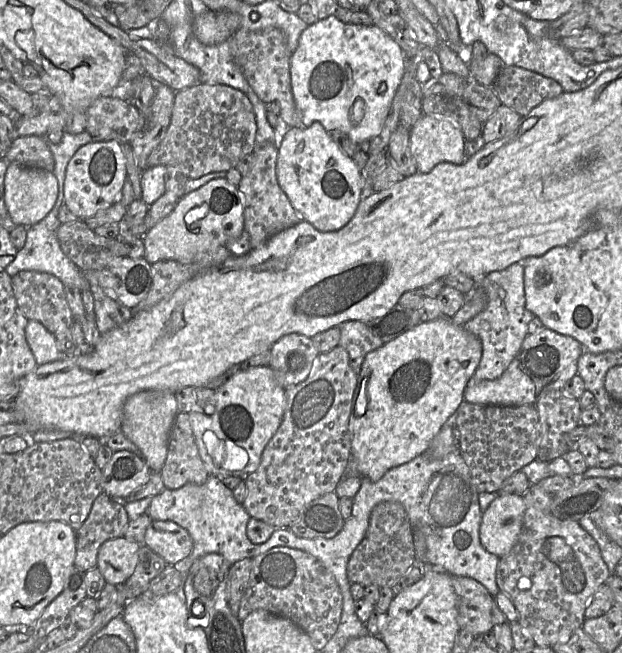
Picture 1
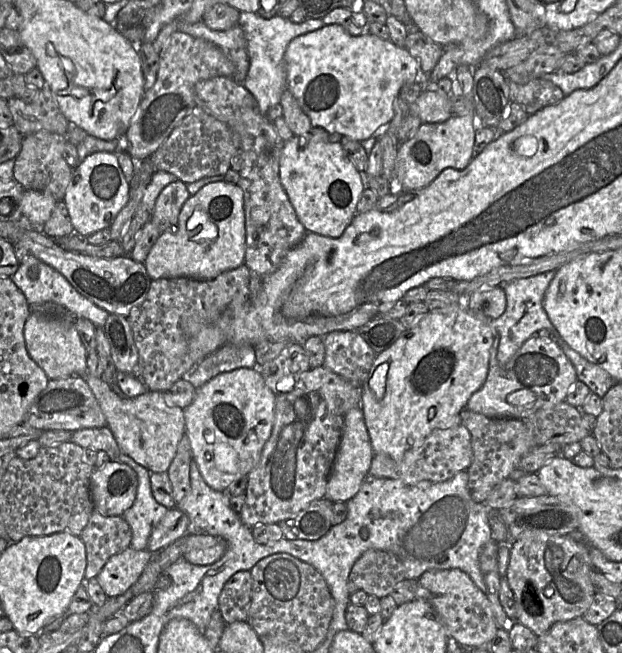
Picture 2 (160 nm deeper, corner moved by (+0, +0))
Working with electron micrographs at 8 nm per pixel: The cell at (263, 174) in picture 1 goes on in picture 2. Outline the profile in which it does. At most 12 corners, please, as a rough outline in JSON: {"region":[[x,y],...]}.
{"region":[[230,77],[196,106],[240,140],[245,265],[265,277],[307,234],[279,178],[284,141]]}

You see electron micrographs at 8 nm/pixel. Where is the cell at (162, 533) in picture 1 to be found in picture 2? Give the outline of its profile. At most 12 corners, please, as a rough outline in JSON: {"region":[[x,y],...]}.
{"region":[[188,534],[182,558],[210,565],[226,552],[224,539]]}

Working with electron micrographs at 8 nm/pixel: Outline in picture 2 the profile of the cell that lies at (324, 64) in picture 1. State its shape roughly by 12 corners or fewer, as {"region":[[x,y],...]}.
{"region":[[325,25],[285,50],[287,89],[311,125],[358,142],[409,114],[454,116],[405,48]]}

